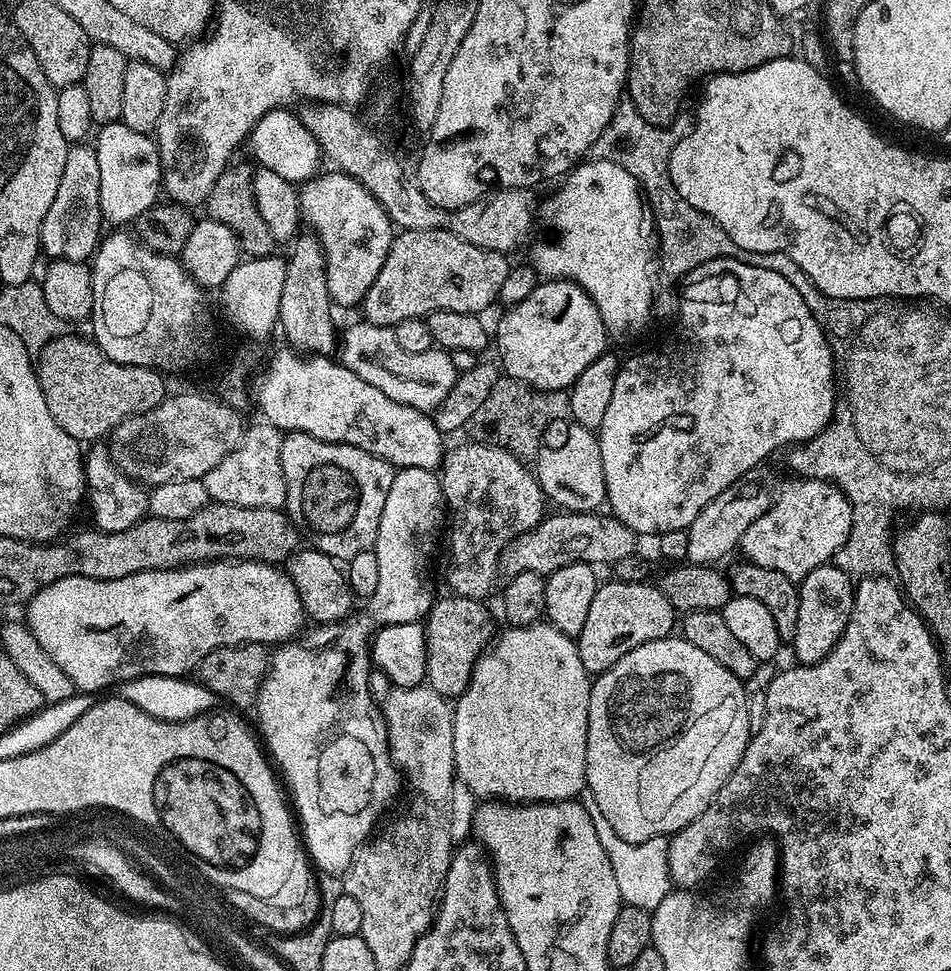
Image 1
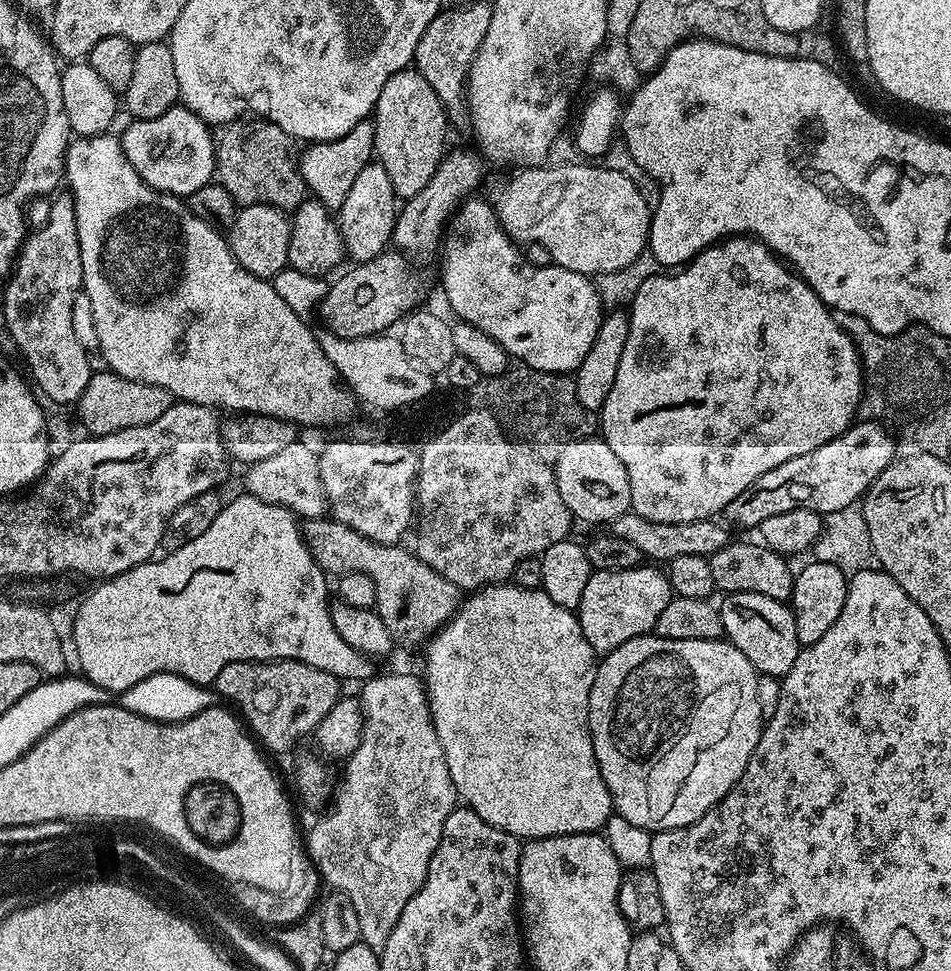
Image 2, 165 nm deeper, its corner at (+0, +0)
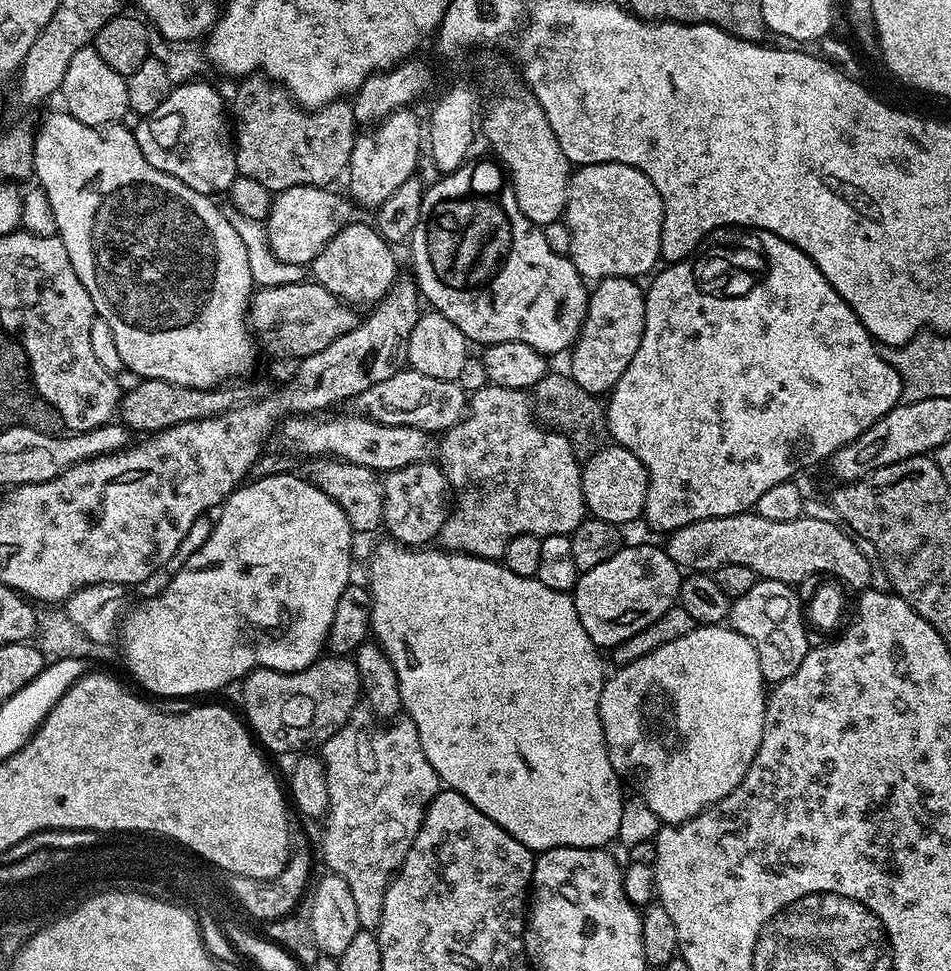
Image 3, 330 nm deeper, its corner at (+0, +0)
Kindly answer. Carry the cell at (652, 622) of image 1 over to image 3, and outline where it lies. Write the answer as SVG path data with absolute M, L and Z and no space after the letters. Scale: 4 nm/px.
M621 546L614 558L606 558L606 562L594 566L594 570L577 575L571 598L586 634L590 634L597 648L611 650L626 642L626 638L634 638L638 630L646 630L646 626L658 622L666 610L677 607L681 581L682 570L663 547Z

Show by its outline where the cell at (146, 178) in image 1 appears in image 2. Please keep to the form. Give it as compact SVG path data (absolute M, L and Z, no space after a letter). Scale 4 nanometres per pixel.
M177 106L166 110L166 114L158 114L158 118L133 119L131 123L124 136L119 137L119 142L142 182L159 192L187 198L213 179L216 171L213 129L188 108Z

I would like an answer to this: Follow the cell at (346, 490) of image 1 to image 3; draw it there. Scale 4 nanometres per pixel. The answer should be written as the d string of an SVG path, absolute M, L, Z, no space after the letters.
M425 462L395 468L383 477L384 523L383 527L393 541L405 546L428 546L439 537L450 511L448 479L439 463Z

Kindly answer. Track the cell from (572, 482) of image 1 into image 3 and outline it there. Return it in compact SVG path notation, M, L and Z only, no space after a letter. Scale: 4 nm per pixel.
M605 446L583 461L580 469L585 509L595 519L605 520L617 526L625 526L631 520L639 521L644 515L648 471L630 450L619 446Z

